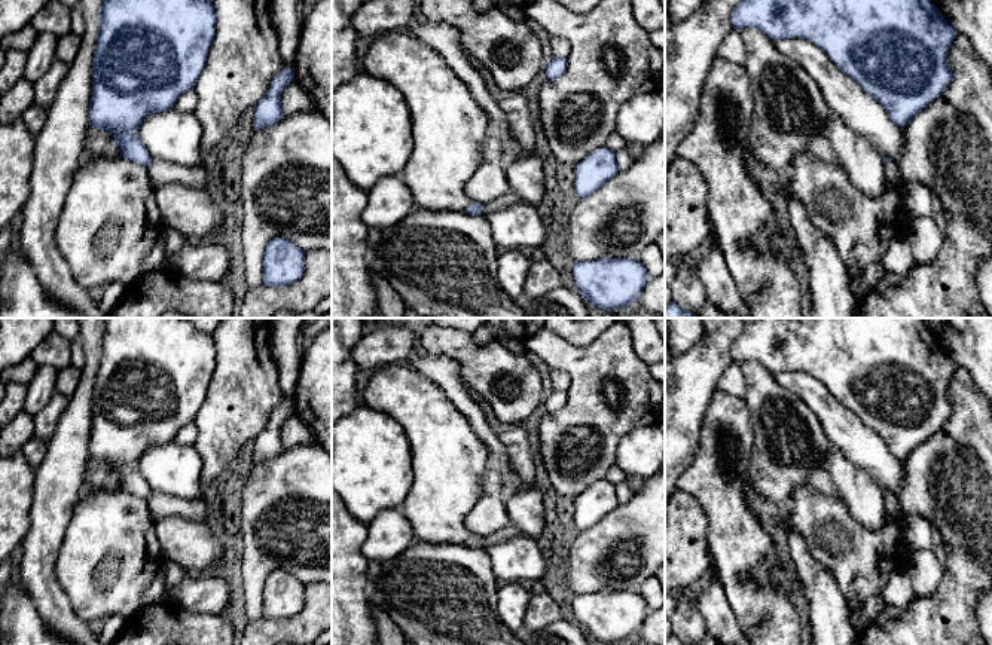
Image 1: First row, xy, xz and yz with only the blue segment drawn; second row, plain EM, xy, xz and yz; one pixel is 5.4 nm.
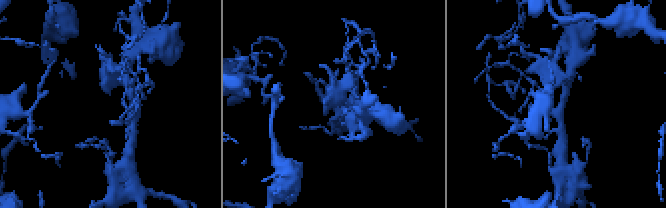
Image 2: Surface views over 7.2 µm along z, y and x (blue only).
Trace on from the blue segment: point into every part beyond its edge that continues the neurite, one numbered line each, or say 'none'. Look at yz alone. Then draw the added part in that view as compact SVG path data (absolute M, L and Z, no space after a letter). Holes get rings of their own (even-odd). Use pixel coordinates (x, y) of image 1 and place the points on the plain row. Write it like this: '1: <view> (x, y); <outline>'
none

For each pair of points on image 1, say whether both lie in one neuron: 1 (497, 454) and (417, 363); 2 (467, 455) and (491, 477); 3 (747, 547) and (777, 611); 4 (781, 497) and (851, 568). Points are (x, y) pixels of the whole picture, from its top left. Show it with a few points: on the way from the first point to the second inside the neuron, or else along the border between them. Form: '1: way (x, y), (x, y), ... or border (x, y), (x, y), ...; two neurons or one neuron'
1: way (482, 428), (460, 394), (442, 376); one neuron
2: border (491, 464), (484, 477), (484, 492), (475, 504); two neurons
3: way (732, 566), (733, 583), (757, 605); one neuron
4: border (808, 482), (794, 491), (790, 503), (783, 510); two neurons

